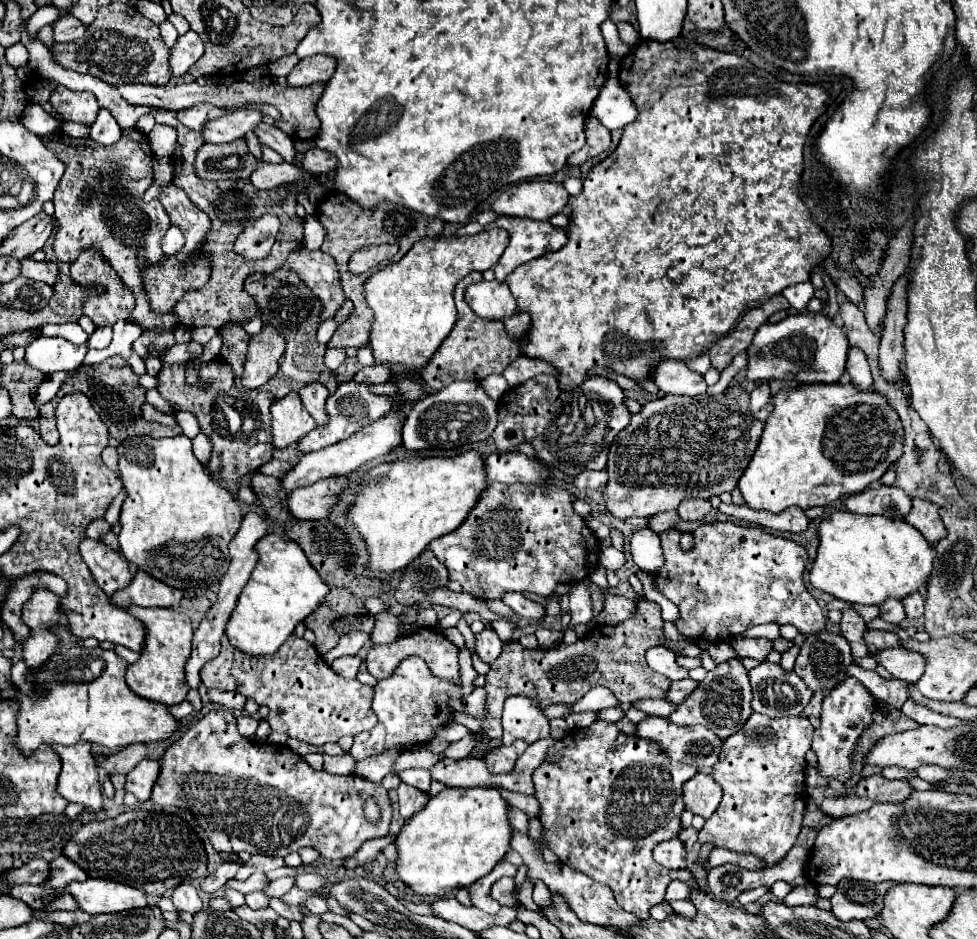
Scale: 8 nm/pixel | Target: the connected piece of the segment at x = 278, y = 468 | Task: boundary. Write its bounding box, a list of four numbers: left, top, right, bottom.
[258,460,292,478]

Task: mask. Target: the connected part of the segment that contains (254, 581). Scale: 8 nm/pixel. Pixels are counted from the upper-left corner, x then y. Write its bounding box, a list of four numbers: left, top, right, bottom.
[226,534,330,656]

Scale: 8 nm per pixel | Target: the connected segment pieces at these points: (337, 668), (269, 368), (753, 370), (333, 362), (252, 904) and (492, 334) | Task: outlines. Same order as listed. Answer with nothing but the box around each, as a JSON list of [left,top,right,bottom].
[[332,656,362,678],[242,326,284,388],[746,312,848,384],[324,348,346,370],[245,892,270,910],[418,298,520,392]]

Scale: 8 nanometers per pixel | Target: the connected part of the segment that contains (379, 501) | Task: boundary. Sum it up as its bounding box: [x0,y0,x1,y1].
[348,450,486,572]

